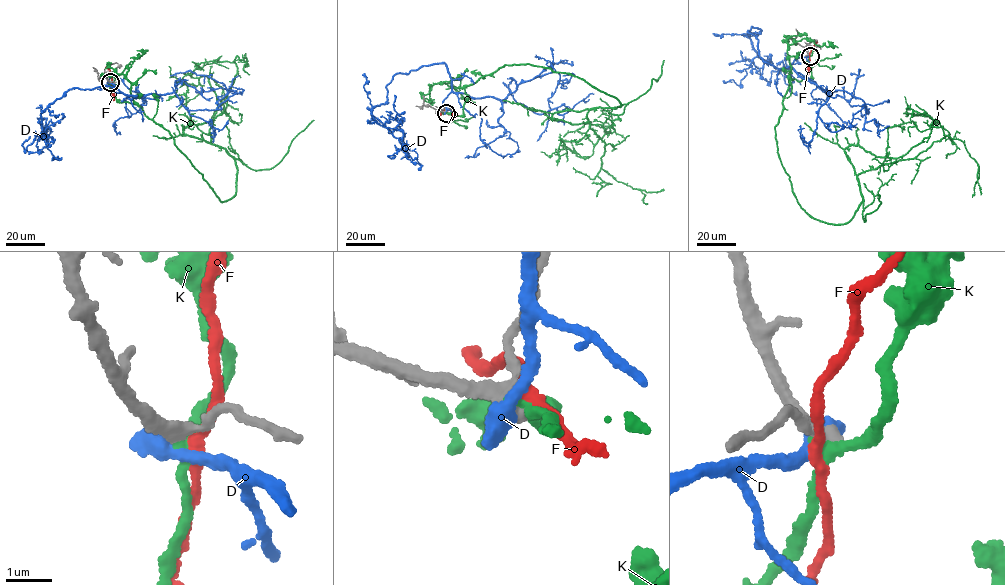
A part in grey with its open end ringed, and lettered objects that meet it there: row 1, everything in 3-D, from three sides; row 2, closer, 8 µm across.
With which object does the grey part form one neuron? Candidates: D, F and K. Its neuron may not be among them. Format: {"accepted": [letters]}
{"accepted": []}

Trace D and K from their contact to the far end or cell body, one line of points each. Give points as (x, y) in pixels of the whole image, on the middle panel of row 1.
D: (445, 112), (446, 65), (395, 74), (385, 103), (371, 110), (402, 131), (395, 155)
K: (446, 112), (463, 114), (465, 87), (506, 65), (620, 103), (553, 114), (611, 133), (590, 156), (541, 152)

